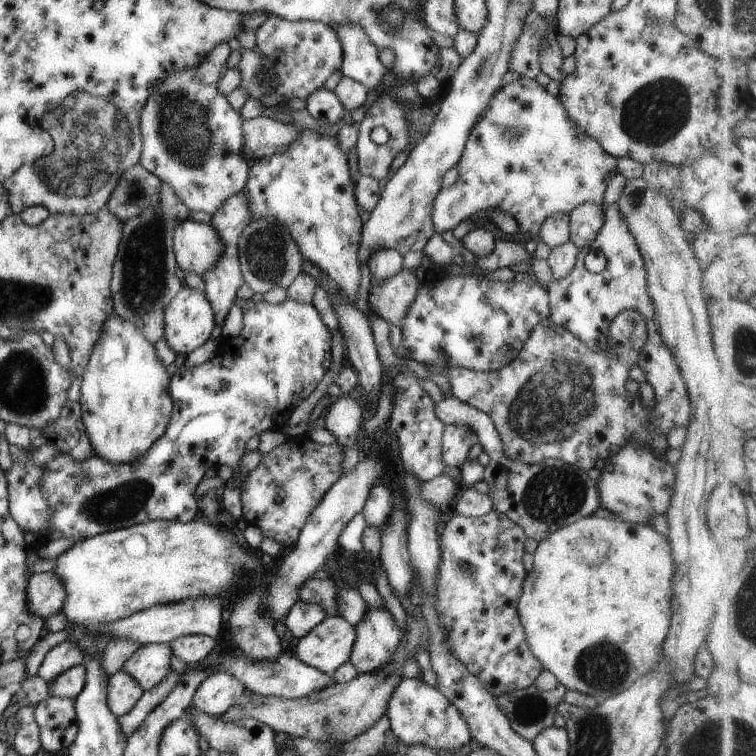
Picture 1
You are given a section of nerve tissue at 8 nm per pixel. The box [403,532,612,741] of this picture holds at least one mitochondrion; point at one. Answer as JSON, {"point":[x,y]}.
{"point":[532,709]}

